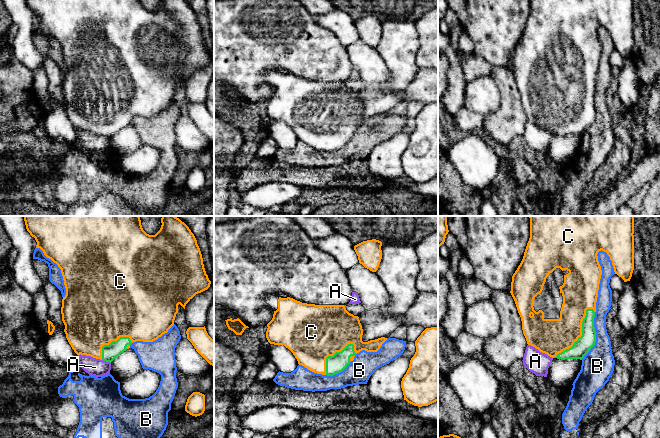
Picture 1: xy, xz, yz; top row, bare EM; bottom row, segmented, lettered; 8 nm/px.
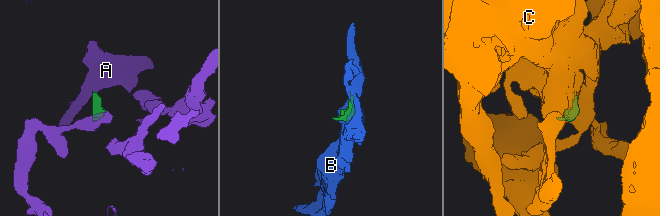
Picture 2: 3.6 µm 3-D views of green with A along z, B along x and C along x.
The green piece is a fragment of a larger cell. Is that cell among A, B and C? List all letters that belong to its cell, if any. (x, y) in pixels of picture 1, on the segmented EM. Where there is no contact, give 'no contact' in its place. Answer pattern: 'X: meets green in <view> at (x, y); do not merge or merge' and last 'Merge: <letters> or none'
A: meets green in xy at (106, 361); do not merge
B: meets green in yz at (595, 336); do not merge
C: meets green in yz at (582, 334); merge
Merge: C

